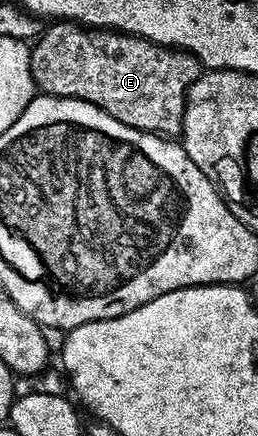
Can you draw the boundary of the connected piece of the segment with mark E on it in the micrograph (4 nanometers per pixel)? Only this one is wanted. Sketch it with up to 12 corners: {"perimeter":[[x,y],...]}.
{"perimeter":[[73,22],[30,48],[47,96],[178,138],[193,56]]}

